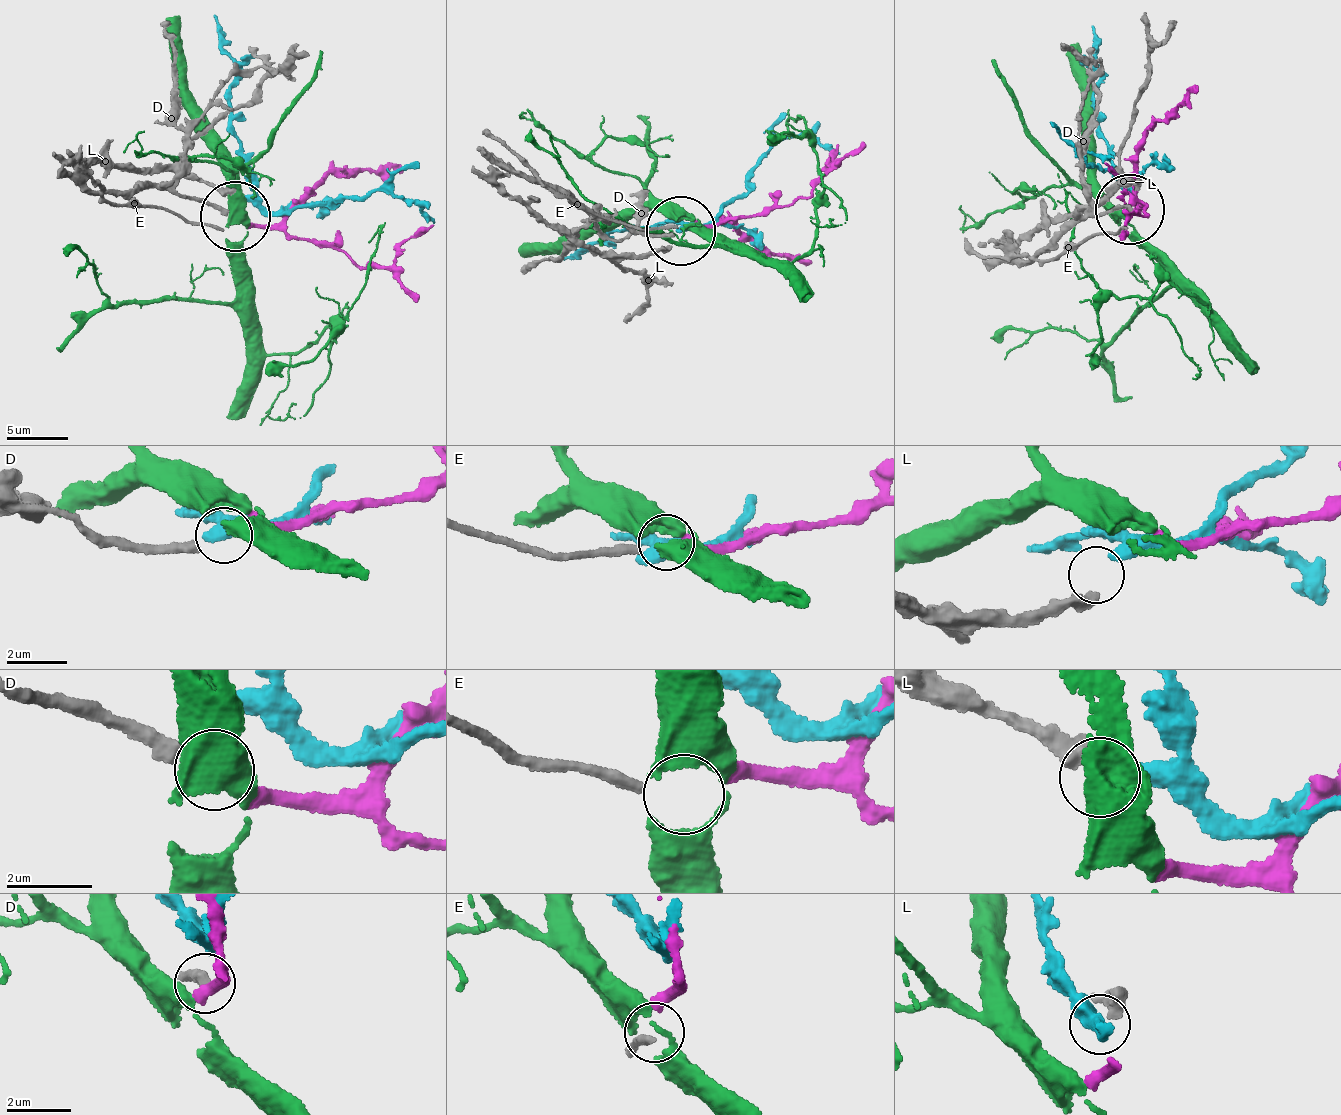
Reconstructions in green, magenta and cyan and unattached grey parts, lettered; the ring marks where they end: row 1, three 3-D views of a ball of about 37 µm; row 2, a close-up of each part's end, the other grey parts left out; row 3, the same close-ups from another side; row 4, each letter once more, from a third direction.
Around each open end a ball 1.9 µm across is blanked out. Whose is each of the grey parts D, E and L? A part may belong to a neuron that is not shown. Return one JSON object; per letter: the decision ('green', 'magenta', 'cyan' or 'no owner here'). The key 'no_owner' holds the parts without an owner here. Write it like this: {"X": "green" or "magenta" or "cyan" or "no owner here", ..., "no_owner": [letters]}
{"D": "no owner here", "E": "no owner here", "L": "no owner here", "no_owner": ["D", "E", "L"]}

